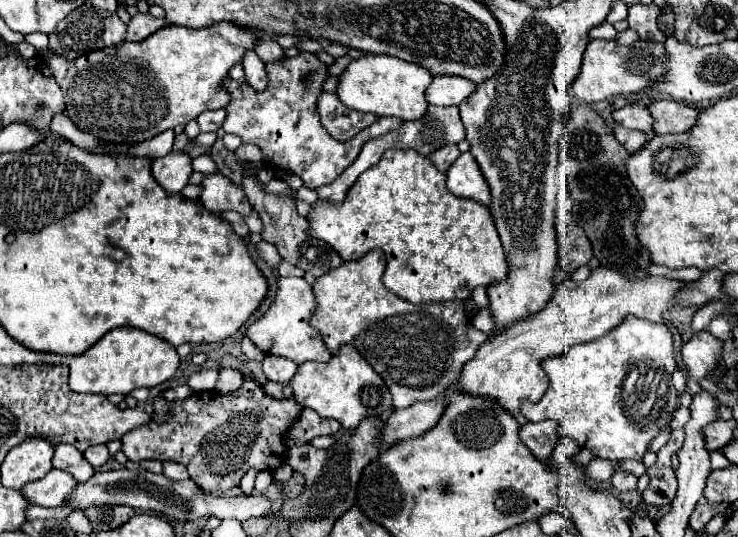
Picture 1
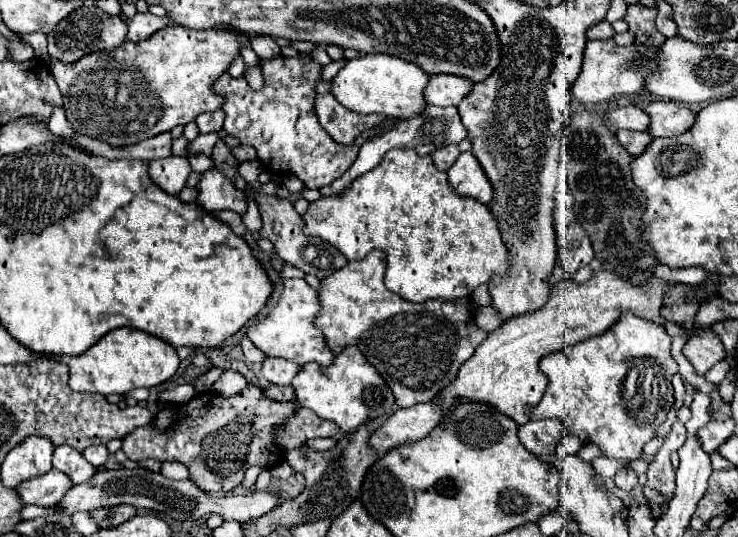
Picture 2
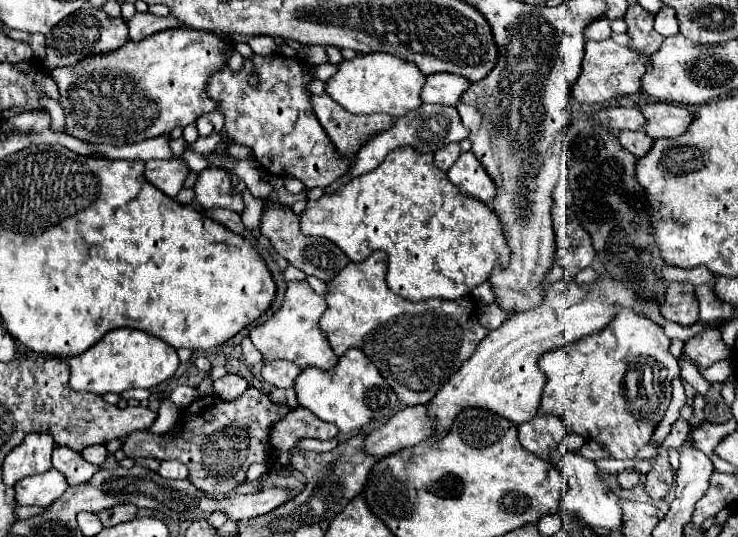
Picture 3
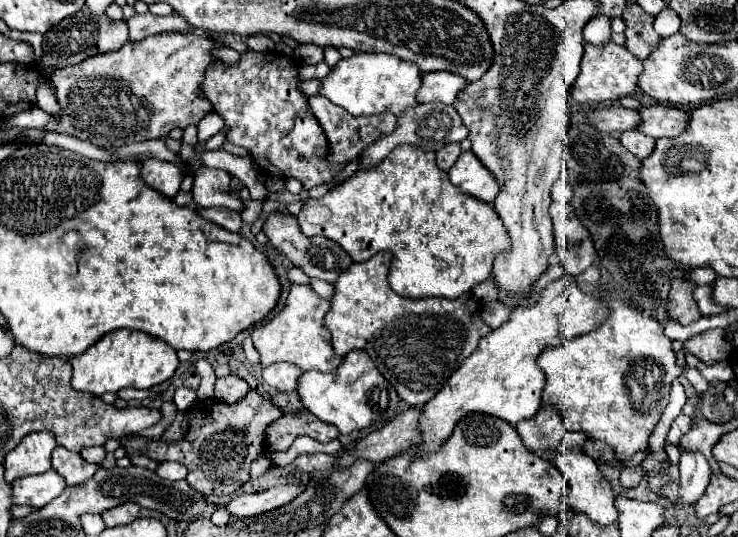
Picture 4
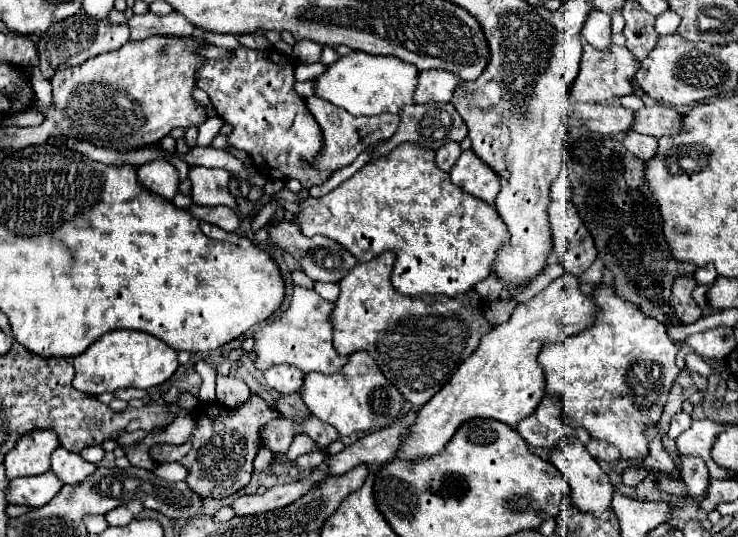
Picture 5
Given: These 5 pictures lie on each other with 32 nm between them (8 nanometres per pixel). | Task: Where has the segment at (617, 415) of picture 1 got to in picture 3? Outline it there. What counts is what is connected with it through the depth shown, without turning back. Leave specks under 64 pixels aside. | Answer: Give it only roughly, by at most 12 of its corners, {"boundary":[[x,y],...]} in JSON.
{"boundary":[[620,308],[546,352],[536,416],[634,458],[680,366],[664,328]]}

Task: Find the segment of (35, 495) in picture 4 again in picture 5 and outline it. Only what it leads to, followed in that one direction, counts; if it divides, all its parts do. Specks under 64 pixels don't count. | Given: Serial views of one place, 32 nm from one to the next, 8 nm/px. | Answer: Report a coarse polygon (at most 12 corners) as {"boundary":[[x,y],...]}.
{"boundary":[[52,470],[16,478],[8,502],[40,508],[56,496],[62,480]]}

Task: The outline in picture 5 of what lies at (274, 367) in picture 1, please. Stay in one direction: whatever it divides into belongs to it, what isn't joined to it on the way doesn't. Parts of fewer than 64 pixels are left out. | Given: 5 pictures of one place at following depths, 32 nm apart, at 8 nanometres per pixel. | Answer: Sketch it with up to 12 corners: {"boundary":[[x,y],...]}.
{"boundary":[[278,364],[264,372],[266,384],[280,394],[298,392],[298,368]]}

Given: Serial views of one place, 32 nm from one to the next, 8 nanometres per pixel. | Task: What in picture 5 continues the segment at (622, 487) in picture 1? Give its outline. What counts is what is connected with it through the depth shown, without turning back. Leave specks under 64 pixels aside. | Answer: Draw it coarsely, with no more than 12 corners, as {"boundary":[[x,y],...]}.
{"boundary":[[628,466],[622,472],[626,486],[638,486],[646,478],[644,466]]}

